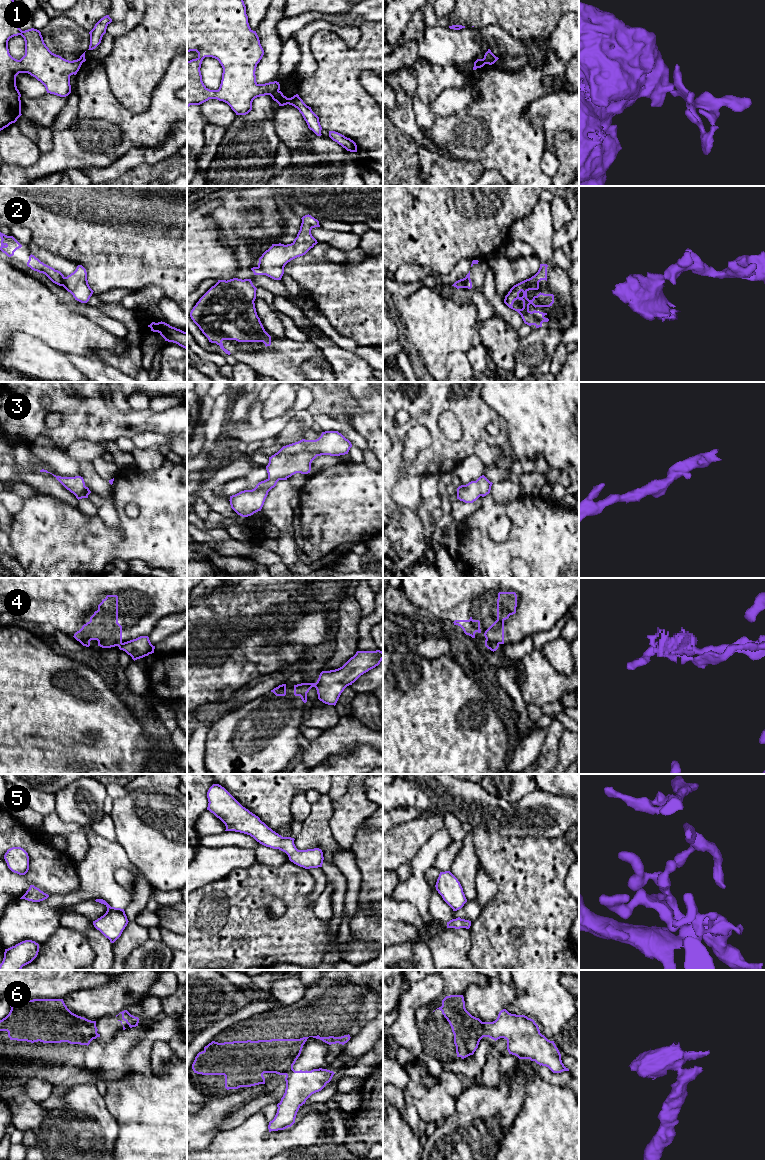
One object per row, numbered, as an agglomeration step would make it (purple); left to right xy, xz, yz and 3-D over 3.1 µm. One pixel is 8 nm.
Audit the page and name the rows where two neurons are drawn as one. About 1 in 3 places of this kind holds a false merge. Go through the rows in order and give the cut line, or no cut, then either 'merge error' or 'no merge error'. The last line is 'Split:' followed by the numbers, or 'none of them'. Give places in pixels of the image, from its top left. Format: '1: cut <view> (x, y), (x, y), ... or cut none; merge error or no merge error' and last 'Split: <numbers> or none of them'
1: cut xz (278, 90), (271, 96); merge error
2: cut yz (465, 277), (465, 285), (467, 287); merge error
3: cut none; no merge error
4: cut yz (485, 642), (498, 644); merge error
5: cut none; no merge error
6: cut yz (483, 1022), (482, 1036); merge error
Split: 1, 2, 4, 6

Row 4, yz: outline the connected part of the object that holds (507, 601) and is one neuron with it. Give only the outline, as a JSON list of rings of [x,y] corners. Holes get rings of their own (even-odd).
[[[499,592],[497,599],[497,620],[485,631],[486,644],[504,644],[504,621],[516,613],[515,592]]]

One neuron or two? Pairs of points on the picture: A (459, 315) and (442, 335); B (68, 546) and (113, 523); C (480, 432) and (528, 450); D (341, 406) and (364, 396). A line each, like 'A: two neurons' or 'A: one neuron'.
A: one neuron
B: two neurons
C: two neurons
D: two neurons

